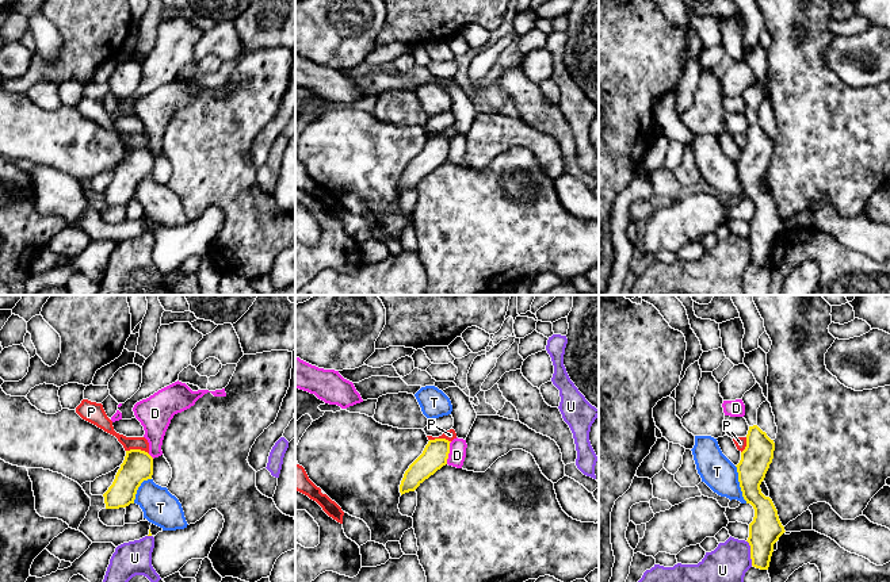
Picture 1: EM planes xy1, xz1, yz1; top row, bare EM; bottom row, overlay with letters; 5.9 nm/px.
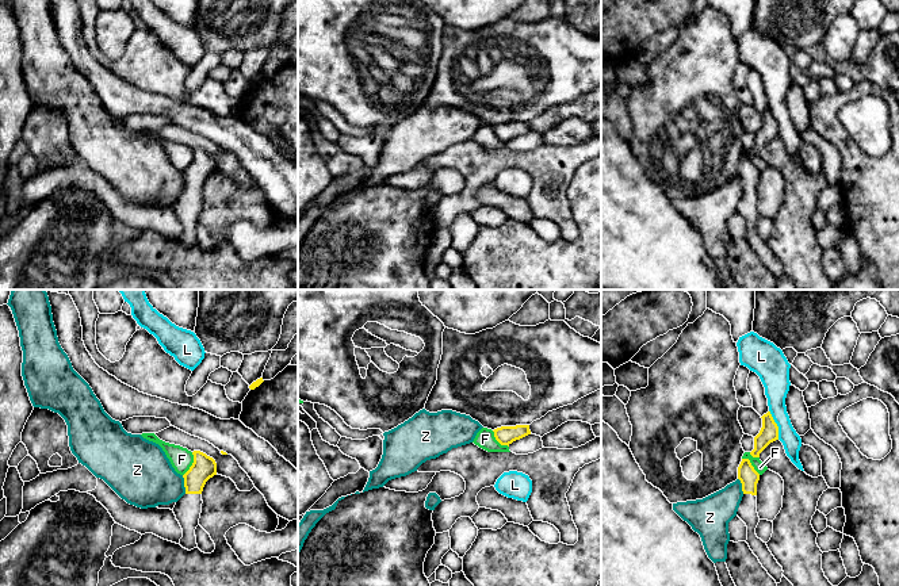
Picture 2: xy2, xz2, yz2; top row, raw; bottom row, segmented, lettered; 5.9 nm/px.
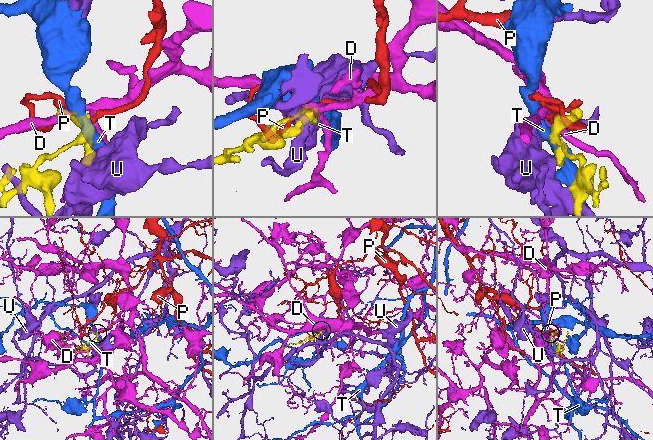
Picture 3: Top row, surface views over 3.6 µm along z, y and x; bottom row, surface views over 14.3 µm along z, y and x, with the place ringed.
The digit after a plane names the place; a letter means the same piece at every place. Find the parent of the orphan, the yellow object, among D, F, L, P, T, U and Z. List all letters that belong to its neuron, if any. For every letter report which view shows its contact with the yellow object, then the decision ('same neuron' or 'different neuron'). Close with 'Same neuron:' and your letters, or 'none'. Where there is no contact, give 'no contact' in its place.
D: xz1 | different neuron
F: xy2 | different neuron
L: yz2 | different neuron
P: xy1 | different neuron
T: yz1 | different neuron
U: yz1 | different neuron
Z: xy2 | different neuron
Same neuron: none

